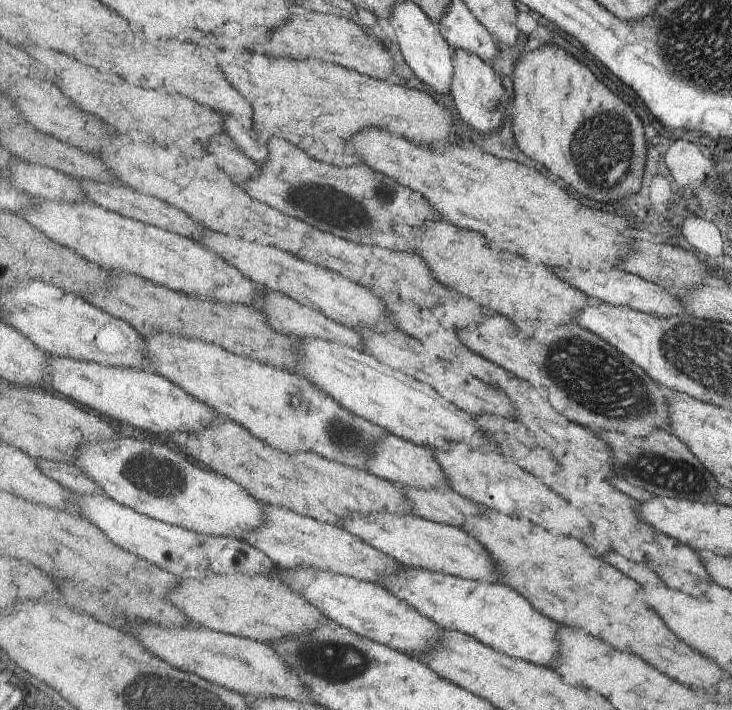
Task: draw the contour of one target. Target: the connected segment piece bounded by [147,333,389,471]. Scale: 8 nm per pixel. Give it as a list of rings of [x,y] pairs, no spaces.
[[[169,333],[149,336],[147,344],[157,373],[283,452],[317,452],[327,460],[368,471],[368,458],[389,434],[381,425],[341,406],[333,396],[297,372],[257,362],[204,340]]]

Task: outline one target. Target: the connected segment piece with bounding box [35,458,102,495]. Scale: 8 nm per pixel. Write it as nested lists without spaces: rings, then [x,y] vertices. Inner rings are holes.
[[[44,458],[35,459],[41,470],[52,470],[53,478],[76,494],[92,494],[102,492],[99,486],[73,463],[55,463]]]

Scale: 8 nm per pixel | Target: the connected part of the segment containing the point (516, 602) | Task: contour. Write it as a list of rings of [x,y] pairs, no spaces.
[[[400,566],[396,575],[382,584],[397,598],[405,600],[439,624],[443,630],[451,629],[477,637],[497,652],[554,669],[559,662],[559,644],[555,640],[559,624],[545,614],[537,612],[525,596],[504,583],[492,583],[459,578],[444,572]]]

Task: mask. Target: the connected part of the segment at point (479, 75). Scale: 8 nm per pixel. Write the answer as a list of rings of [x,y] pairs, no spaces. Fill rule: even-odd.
[[[455,48],[453,53],[453,82],[450,90],[456,109],[460,118],[471,128],[479,130],[481,134],[489,134],[495,128],[502,126],[505,110],[510,103],[509,96],[503,89],[503,82],[499,78],[497,68],[493,68],[492,63],[483,60],[479,54]]]

